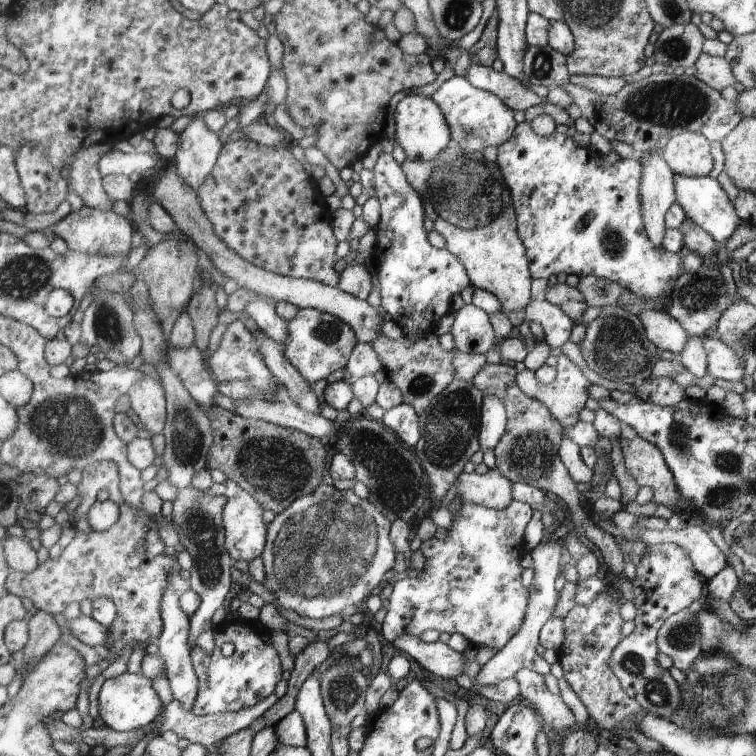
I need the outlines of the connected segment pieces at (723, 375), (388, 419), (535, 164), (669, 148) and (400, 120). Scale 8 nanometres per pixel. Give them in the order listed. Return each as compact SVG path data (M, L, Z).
M706 337L704 348L708 352L708 375L712 375L714 379L742 382L746 365L738 356L738 352L734 352L734 348L730 348L728 344L716 337Z
M405 403L386 410L380 422L410 447L416 446L424 435L417 410Z
M528 122L517 124L516 131L513 133L511 140L498 147L498 158L495 164L501 168L501 172L505 176L505 184L513 196L513 204L517 212L517 232L520 234L521 241L524 242L529 256L529 272L533 274L534 279L545 278L550 276L558 276L560 273L583 277L593 275L597 278L620 282L622 286L626 286L628 291L634 293L638 298L660 298L662 294L666 294L668 290L673 290L672 278L681 270L681 253L664 252L661 248L649 240L648 232L645 229L645 216L643 214L643 198L641 197L641 184L643 179L643 169L641 164L634 158L624 158L618 160L611 166L604 166L604 157L592 148L582 148L578 146L572 138L568 138L566 134L554 132L550 136L541 136L533 132L532 126Z
M691 131L672 137L664 146L662 158L674 175L686 177L708 176L714 164L708 137Z
M407 95L400 100L394 112L394 120L396 121L394 140L406 152L407 158L434 160L444 148L449 147L453 140L452 130L441 106L436 101L422 95Z

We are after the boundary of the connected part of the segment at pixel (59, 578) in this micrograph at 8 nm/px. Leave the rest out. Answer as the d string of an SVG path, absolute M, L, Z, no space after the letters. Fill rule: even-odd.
M102 461L94 463L92 466L86 468L81 472L81 481L77 484L78 494L80 494L80 504L74 510L73 525L76 528L76 536L66 548L63 548L60 558L48 558L44 564L40 564L33 572L24 573L12 571L9 577L7 588L10 593L15 596L29 598L34 607L50 615L63 613L65 607L73 602L81 603L88 599L94 601L96 599L108 598L112 600L117 608L116 619L110 626L110 640L106 644L106 648L120 657L123 648L135 649L138 642L157 642L160 639L162 632L162 602L164 602L164 595L166 588L170 585L170 572L180 572L180 566L177 558L168 556L168 554L161 553L152 556L148 553L144 542L148 532L152 529L157 529L157 524L149 518L142 518L134 514L134 508L126 502L121 494L121 477L119 476L119 468L112 461ZM106 492L106 498L112 500L119 510L118 522L105 532L98 532L94 530L89 522L88 512L90 508L98 502L98 494Z

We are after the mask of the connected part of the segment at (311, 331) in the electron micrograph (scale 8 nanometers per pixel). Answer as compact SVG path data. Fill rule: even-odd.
M298 308L292 320L284 322L284 358L298 370L298 373L311 386L328 374L345 369L350 352L358 345L353 329L340 318L312 308Z

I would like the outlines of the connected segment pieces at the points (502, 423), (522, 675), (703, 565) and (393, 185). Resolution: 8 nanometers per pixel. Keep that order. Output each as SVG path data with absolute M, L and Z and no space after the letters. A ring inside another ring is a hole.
M483 396L480 414L480 449L482 452L495 448L506 432L508 412L500 398Z
M522 669L516 676L520 686L520 695L532 708L541 714L546 725L559 734L564 734L575 728L576 720L570 708L563 702L561 696L555 696L548 690L544 676L536 670Z
M708 524L686 526L678 531L669 527L664 530L642 529L627 539L632 542L644 542L646 545L676 544L684 548L693 568L705 582L710 581L728 565L726 557L708 534Z
M383 153L373 172L375 198L380 203L381 214L374 229L378 238L374 255L378 268L376 278L382 295L379 311L387 313L408 340L418 340L434 332L439 320L450 310L452 298L466 289L471 289L474 294L472 305L484 310L486 314L504 312L500 300L494 294L474 286L460 258L445 248L432 248L432 244L426 240L426 230L422 226L425 202L421 194L410 185L404 170L392 154Z

